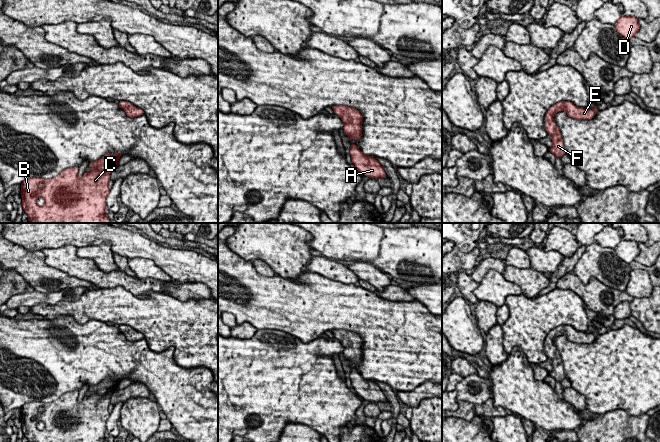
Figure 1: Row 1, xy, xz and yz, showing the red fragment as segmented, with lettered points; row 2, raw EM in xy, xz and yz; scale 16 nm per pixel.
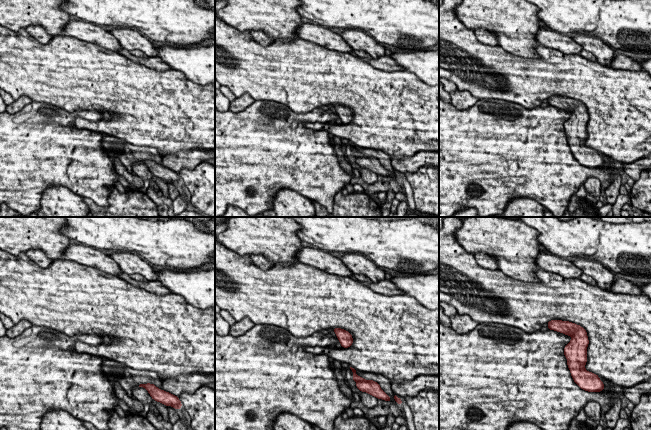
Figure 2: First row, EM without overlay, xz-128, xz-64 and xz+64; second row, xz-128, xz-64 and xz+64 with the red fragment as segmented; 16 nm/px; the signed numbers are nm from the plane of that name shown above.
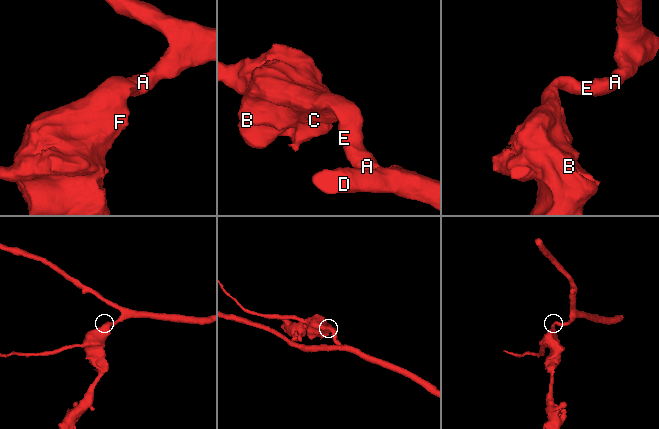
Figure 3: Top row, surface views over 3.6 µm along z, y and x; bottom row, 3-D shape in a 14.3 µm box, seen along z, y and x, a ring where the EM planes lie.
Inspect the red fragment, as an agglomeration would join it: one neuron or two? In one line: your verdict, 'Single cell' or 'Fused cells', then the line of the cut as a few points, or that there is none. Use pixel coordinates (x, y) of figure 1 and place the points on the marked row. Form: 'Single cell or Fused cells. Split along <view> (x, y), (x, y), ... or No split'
Single cell. No split

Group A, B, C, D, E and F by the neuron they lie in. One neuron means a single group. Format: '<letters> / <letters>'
A B C D E F

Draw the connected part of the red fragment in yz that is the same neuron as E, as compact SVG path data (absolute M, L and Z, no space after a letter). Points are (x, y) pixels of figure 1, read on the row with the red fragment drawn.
M561 101L552 105L545 114L545 129L552 137L552 147L548 150L555 155L555 158L562 157L565 153L562 135L556 125L553 116L561 111L565 111L567 115L573 119L590 120L593 119L598 108L585 109L577 107L572 102Z

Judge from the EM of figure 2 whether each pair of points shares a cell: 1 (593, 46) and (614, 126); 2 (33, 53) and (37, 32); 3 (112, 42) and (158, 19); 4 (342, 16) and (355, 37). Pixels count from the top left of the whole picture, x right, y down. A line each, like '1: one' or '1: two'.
1: two
2: two
3: two
4: two

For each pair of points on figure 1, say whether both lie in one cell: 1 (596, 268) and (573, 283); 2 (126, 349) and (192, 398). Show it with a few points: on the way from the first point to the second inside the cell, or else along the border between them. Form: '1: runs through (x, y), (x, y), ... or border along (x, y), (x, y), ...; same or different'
1: border along (575, 275), (584, 283), (591, 277), (602, 283); different
2: runs through (142, 362), (147, 367), (156, 370), (176, 389); same

